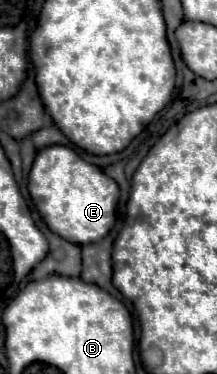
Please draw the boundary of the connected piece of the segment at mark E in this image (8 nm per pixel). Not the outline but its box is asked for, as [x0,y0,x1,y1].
[30,146,120,244]

